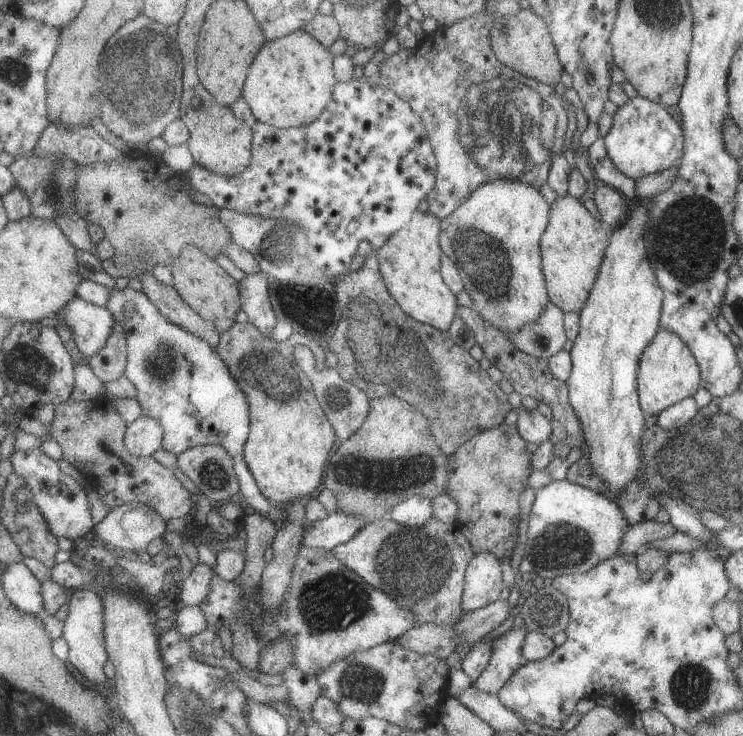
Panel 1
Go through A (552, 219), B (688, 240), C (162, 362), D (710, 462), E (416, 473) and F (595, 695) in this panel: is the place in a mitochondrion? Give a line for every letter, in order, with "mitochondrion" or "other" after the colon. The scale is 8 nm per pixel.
A: other
B: mitochondrion
C: mitochondrion
D: mitochondrion
E: mitochondrion
F: other

